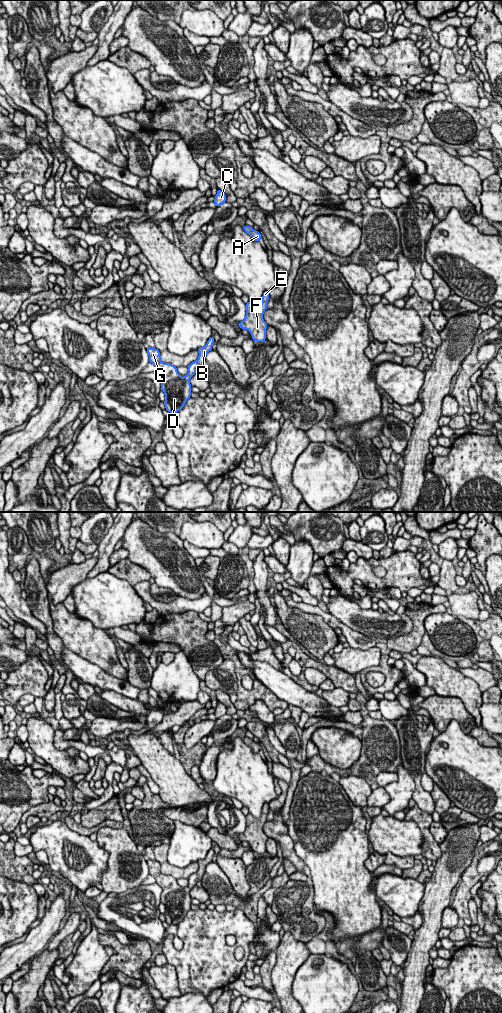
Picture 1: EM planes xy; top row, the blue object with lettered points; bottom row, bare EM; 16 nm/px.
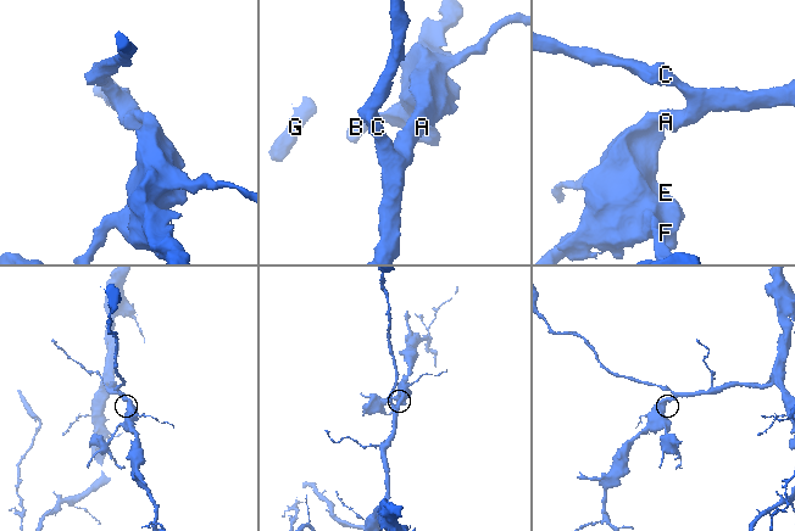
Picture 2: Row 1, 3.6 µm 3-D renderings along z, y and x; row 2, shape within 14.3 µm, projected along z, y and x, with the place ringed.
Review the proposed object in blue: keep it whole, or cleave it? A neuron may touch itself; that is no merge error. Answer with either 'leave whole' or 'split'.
leave whole

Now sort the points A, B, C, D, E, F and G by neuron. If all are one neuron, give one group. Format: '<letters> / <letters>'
A B C D E F G

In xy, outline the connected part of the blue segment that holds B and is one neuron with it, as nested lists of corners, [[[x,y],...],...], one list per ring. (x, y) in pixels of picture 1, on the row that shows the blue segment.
[[[210,337],[204,347],[198,348],[198,359],[188,366],[188,374],[182,377],[177,367],[170,363],[161,361],[160,351],[156,348],[148,347],[147,353],[149,362],[152,363],[156,371],[162,376],[161,391],[165,393],[165,409],[169,413],[180,411],[187,400],[191,397],[191,377],[201,369],[206,358],[206,354],[212,350],[214,337]]]

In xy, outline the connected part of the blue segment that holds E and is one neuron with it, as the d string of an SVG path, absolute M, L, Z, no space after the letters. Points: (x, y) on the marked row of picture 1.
M265 291L259 306L255 306L250 301L247 302L245 319L238 323L238 326L241 329L248 330L252 339L257 342L263 342L266 340L266 329L268 325L263 319L263 314L267 309L269 298L269 292Z

